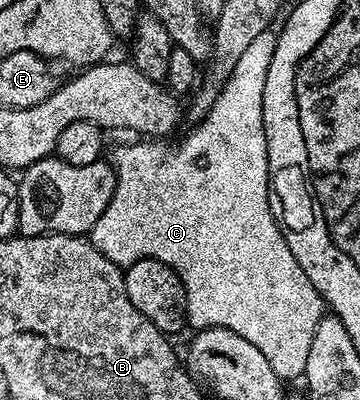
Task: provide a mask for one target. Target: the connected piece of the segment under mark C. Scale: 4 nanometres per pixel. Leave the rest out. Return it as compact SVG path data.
M269 28L266 32L261 32L250 43L246 52L242 52L242 57L238 59L238 64L234 68L230 80L224 85L220 101L214 104L214 108L201 120L198 128L193 129L196 131L176 151L172 151L167 146L167 141L164 140L136 140L133 146L120 146L110 155L110 161L116 170L114 196L110 200L110 204L106 204L106 212L102 212L102 216L98 216L98 224L94 224L94 228L90 231L90 241L94 244L94 248L98 248L98 252L102 252L102 256L106 256L106 260L110 260L115 266L121 268L130 267L143 258L153 258L174 268L174 272L178 272L178 280L182 280L184 285L186 312L188 313L186 322L189 327L192 326L193 331L209 330L211 326L221 326L238 332L238 336L250 340L250 344L254 344L254 348L258 348L258 352L262 352L262 356L266 356L266 360L270 360L270 368L274 368L276 374L285 379L296 377L299 379L304 374L307 357L310 355L311 341L314 339L315 329L318 328L319 322L326 315L326 307L324 297L314 288L314 284L310 284L310 276L306 276L306 272L302 272L302 264L298 264L298 260L294 260L294 252L290 252L279 226L276 225L268 199L270 189L268 184L268 141L262 120L262 92L266 88L266 72L270 68L270 60L276 51L276 36L277 31Z

